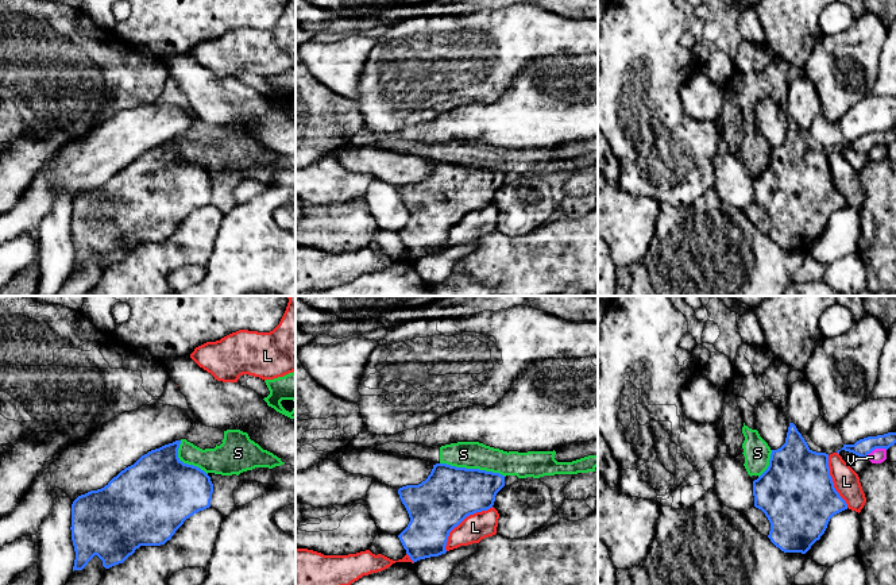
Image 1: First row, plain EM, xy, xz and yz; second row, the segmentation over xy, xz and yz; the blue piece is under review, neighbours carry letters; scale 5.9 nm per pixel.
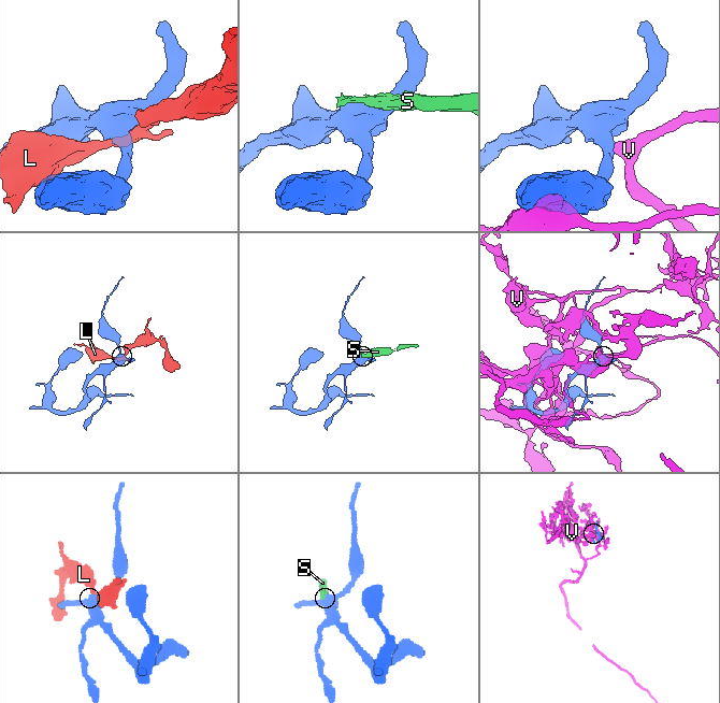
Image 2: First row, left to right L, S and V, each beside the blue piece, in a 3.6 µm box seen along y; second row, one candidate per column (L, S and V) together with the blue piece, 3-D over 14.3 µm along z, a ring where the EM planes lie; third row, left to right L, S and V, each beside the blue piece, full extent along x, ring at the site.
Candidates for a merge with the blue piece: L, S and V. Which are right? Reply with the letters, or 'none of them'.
none of them

